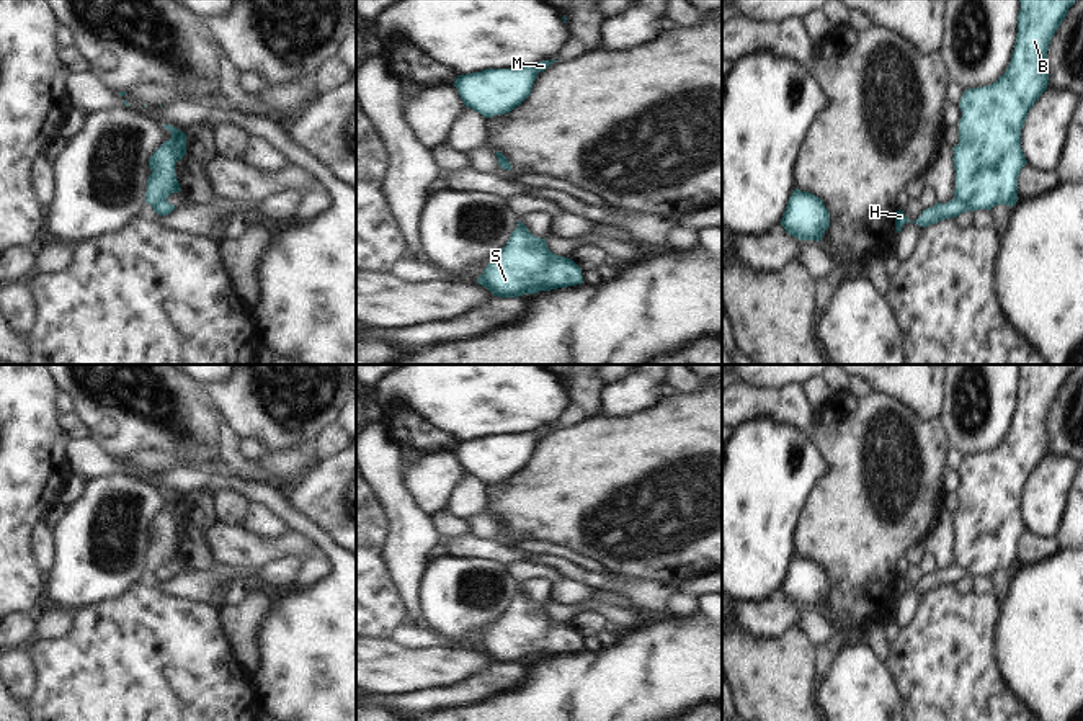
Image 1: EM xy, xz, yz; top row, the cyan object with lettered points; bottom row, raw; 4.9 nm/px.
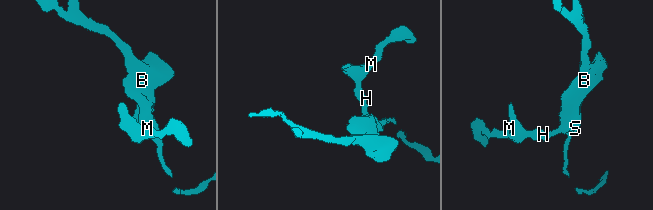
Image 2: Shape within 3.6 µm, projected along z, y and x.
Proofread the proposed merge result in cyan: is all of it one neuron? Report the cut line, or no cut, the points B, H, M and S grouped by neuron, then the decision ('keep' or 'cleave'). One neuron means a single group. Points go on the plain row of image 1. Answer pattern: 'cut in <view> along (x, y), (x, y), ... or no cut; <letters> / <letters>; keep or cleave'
cut in yz along (956, 563), (974, 576); B S / H M; cleave

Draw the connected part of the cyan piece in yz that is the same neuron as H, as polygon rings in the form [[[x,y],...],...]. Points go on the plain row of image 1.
[[[957,564],[947,567],[946,571],[936,569],[933,574],[923,575],[921,582],[916,587],[910,587],[903,580],[903,577],[898,575],[895,580],[895,592],[897,592],[895,598],[900,598],[907,589],[915,589],[921,593],[928,593],[943,585],[957,584],[959,580],[967,579],[967,577],[974,577],[974,575],[967,569]]]

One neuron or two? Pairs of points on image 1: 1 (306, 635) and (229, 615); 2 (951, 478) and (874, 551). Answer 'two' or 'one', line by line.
1: two
2: two

